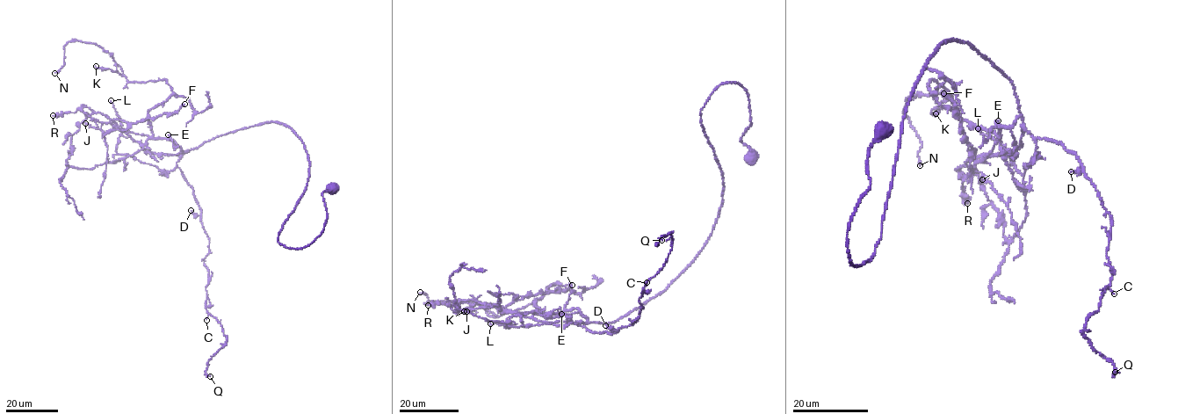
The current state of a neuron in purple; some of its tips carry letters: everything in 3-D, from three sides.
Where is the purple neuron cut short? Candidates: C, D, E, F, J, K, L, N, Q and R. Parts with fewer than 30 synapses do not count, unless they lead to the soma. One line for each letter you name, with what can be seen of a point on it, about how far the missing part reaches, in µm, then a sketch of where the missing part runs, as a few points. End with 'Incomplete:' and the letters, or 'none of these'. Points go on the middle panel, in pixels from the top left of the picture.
F: place (572, 285); missing 60 µm; course (572, 285), (574, 277), (600, 255), (636, 248), (643, 239), (642, 206), (650, 198), (661, 194)
Incomplete: F

